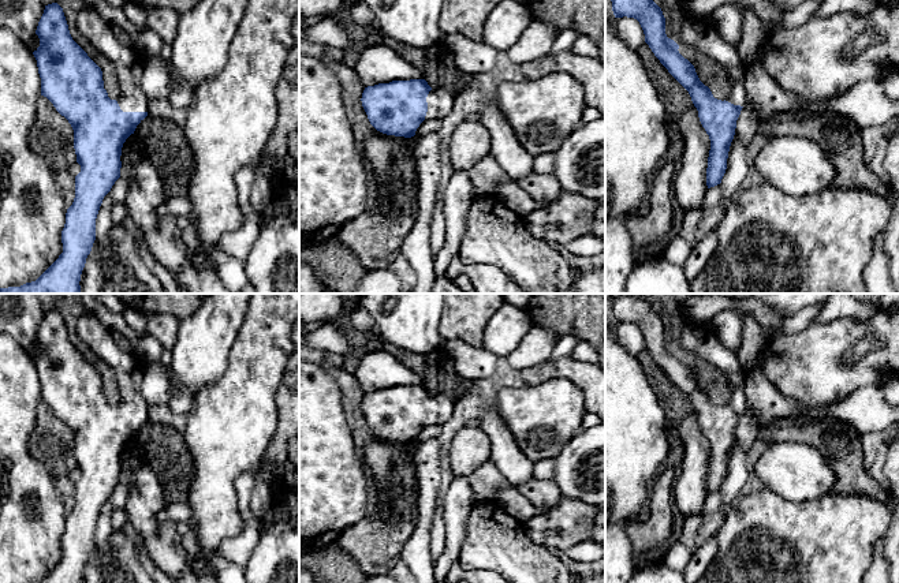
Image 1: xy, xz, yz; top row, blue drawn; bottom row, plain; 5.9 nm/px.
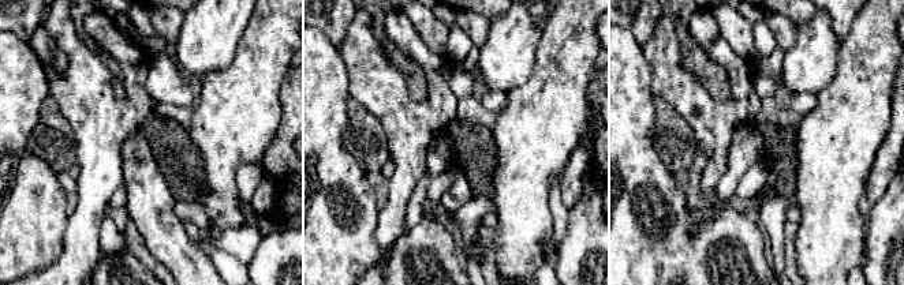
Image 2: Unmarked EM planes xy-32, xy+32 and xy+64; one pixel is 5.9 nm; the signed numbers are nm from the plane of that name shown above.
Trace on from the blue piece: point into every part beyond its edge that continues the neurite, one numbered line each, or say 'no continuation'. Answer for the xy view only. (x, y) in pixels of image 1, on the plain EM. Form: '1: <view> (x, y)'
1: xy (129, 369)

